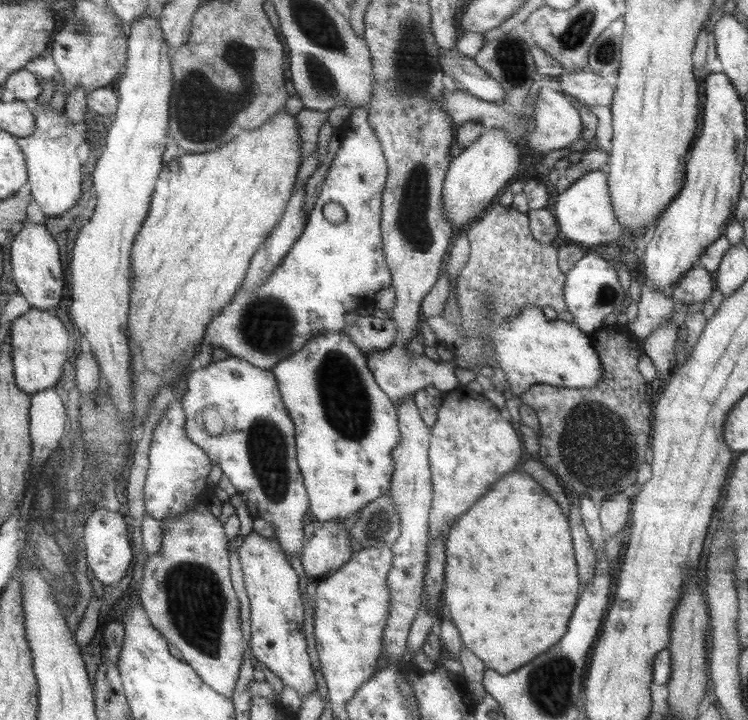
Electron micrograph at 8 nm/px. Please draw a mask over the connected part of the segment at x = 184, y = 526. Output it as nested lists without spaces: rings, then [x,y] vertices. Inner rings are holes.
[[[199,502],[199,510],[191,510],[181,518],[173,518],[165,524],[165,538],[161,552],[147,558],[141,582],[141,602],[147,608],[155,628],[171,642],[171,646],[183,652],[183,660],[189,662],[205,682],[217,692],[233,698],[235,688],[243,672],[243,662],[247,660],[247,636],[243,630],[243,608],[239,608],[237,592],[231,584],[231,562],[229,562],[229,538],[225,532],[225,520],[205,512],[205,502]]]

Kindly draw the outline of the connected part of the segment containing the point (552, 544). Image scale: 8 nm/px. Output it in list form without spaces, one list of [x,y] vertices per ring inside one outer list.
[[[509,472],[497,480],[463,520],[455,524],[447,538],[447,590],[443,596],[451,618],[463,636],[465,648],[471,648],[485,660],[489,670],[501,674],[519,672],[539,654],[555,646],[567,632],[569,620],[581,596],[581,578],[575,560],[573,536],[567,516],[547,488],[531,474]]]

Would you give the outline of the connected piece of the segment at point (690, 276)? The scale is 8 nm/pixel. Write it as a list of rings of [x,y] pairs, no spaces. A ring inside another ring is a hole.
[[[697,264],[695,268],[691,268],[691,272],[687,272],[687,276],[683,276],[675,284],[671,298],[683,304],[703,304],[705,300],[709,300],[713,288],[715,284],[711,274]]]

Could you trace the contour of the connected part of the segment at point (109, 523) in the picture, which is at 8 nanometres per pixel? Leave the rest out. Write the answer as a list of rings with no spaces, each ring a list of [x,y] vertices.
[[[97,508],[89,514],[85,526],[83,526],[83,542],[87,546],[87,562],[95,574],[95,578],[99,582],[105,582],[105,584],[117,584],[121,582],[129,568],[133,566],[133,558],[135,552],[133,552],[133,544],[131,544],[131,538],[129,538],[129,524],[127,524],[127,516],[119,514],[119,512],[109,512],[105,508]]]

